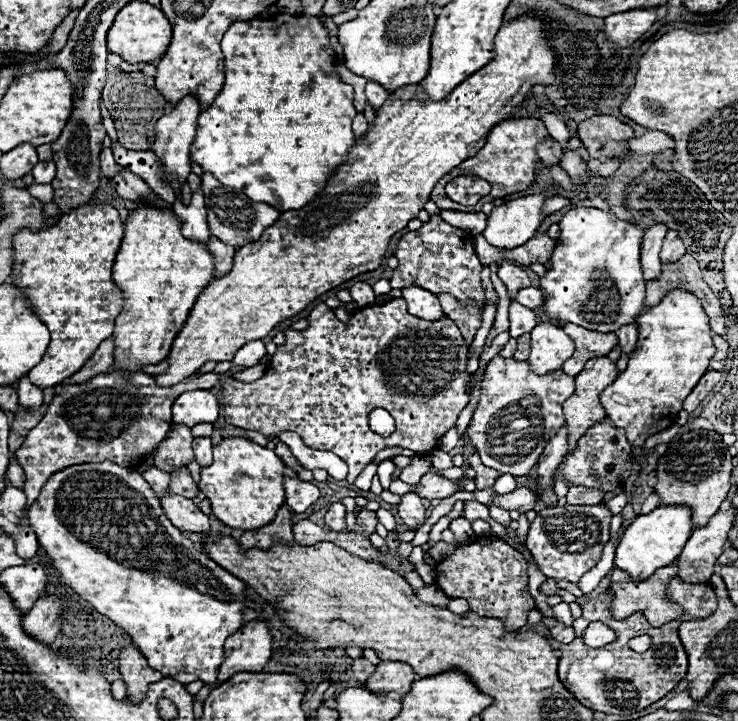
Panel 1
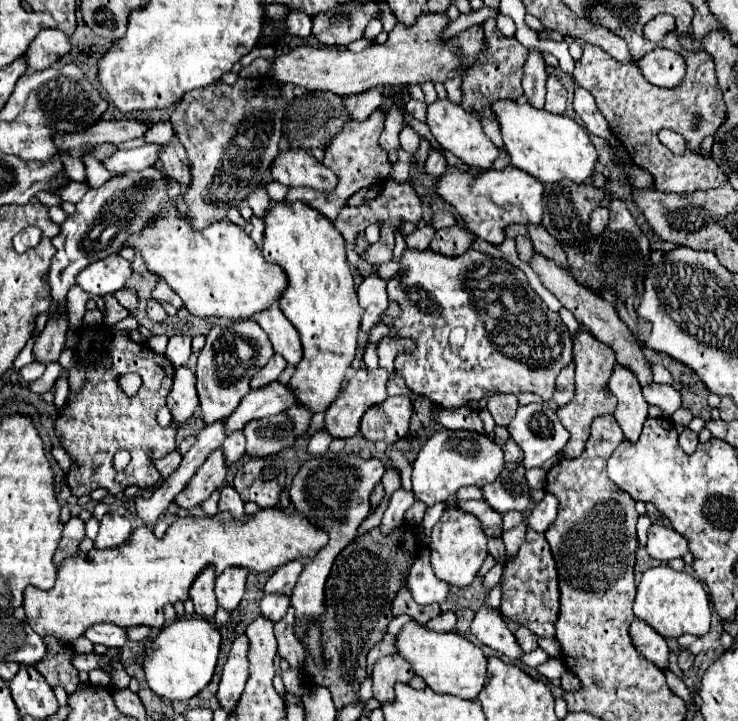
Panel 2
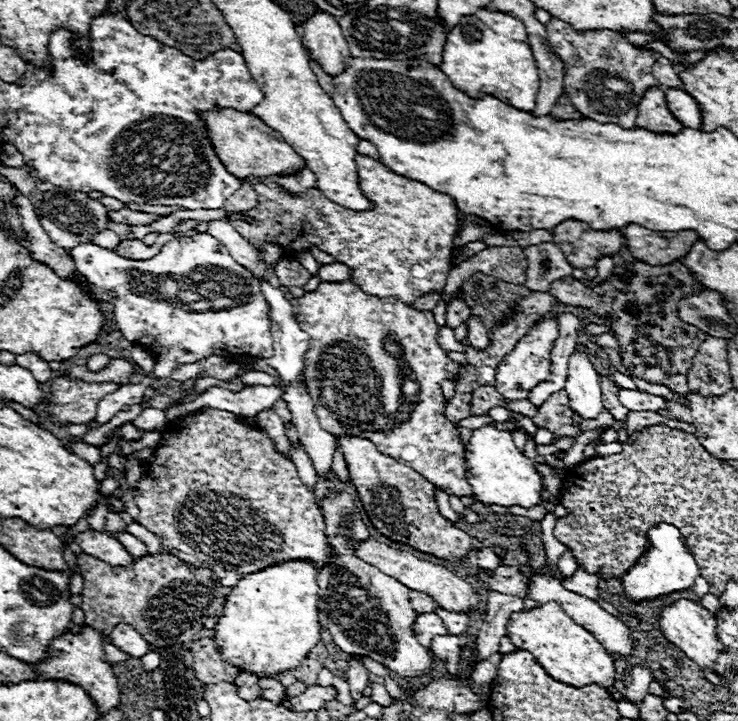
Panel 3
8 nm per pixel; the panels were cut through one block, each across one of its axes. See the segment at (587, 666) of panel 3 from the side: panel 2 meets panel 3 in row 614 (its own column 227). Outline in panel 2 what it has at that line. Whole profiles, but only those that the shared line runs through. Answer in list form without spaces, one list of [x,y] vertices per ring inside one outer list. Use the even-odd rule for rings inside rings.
[[[278,506],[258,510],[244,522],[234,520],[228,512],[218,512],[216,516],[208,518],[178,518],[162,538],[156,538],[150,526],[140,526],[132,532],[132,536],[122,544],[122,548],[106,548],[106,550],[90,550],[90,552],[76,552],[64,560],[58,568],[58,580],[52,590],[38,590],[28,588],[24,592],[24,610],[26,622],[30,628],[40,636],[56,636],[58,640],[72,642],[84,634],[84,630],[96,622],[112,622],[120,628],[132,626],[150,626],[162,628],[164,626],[164,606],[186,602],[190,598],[188,590],[194,584],[196,576],[206,568],[214,566],[216,576],[220,576],[230,566],[240,566],[252,574],[266,574],[284,566],[290,560],[298,558],[312,558],[324,544],[328,542],[328,532],[304,520],[300,512],[284,512]]]

